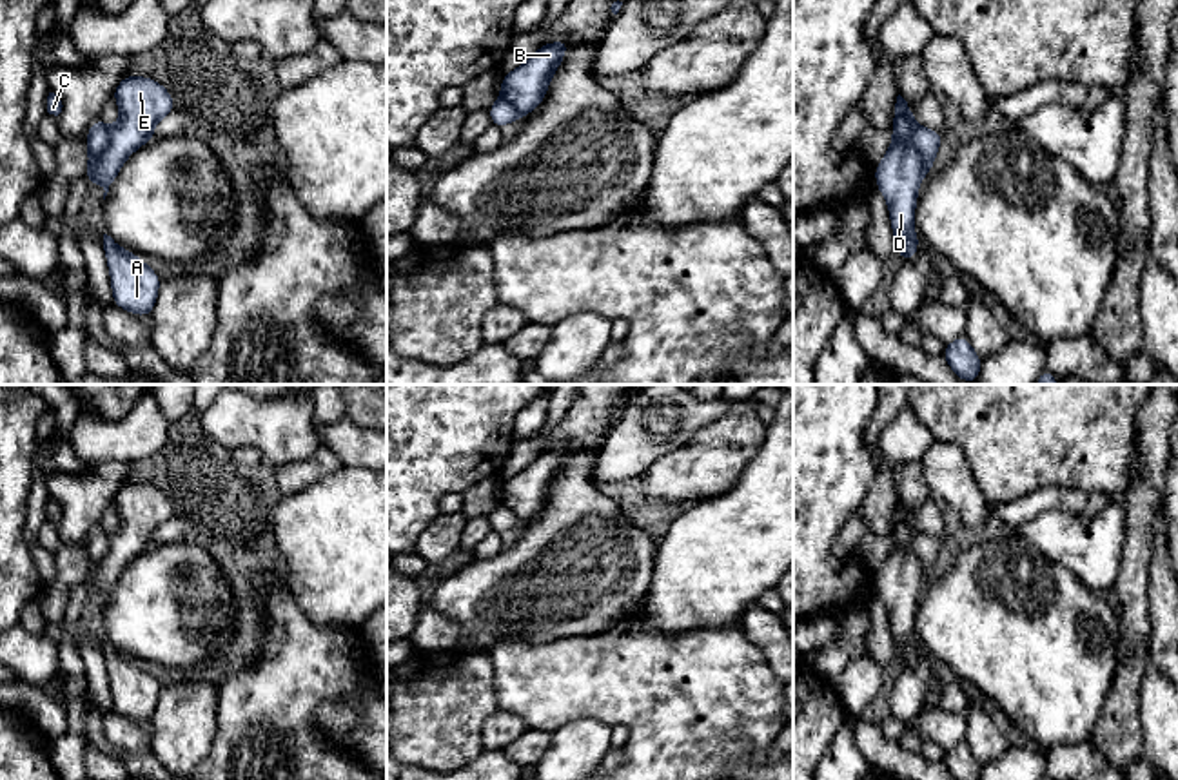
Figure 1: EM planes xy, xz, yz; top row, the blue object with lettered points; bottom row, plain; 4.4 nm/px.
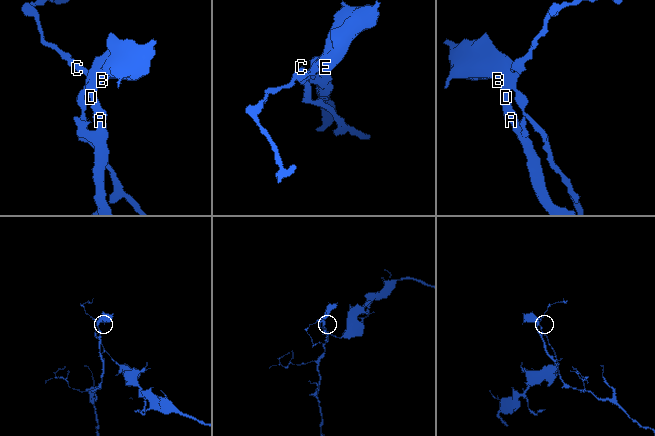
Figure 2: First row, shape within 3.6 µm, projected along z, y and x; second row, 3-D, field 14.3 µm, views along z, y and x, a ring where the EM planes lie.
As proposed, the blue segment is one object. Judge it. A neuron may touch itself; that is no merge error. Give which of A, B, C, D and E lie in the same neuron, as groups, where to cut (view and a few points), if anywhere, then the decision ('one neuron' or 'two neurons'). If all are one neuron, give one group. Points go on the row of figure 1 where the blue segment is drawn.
A B D E / C | yz (908, 111), (897, 122), (895, 131), (915, 147), (926, 173) | two neurons

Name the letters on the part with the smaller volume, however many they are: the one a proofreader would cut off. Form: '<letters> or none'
A, B, D, E

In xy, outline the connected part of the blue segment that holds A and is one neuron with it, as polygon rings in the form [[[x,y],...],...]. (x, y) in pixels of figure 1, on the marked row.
[[[103,234],[103,250],[111,276],[113,305],[134,316],[151,317],[162,283],[160,276],[107,234]]]

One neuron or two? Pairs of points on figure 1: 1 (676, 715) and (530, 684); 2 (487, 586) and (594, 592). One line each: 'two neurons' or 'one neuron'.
1: one neuron
2: one neuron

